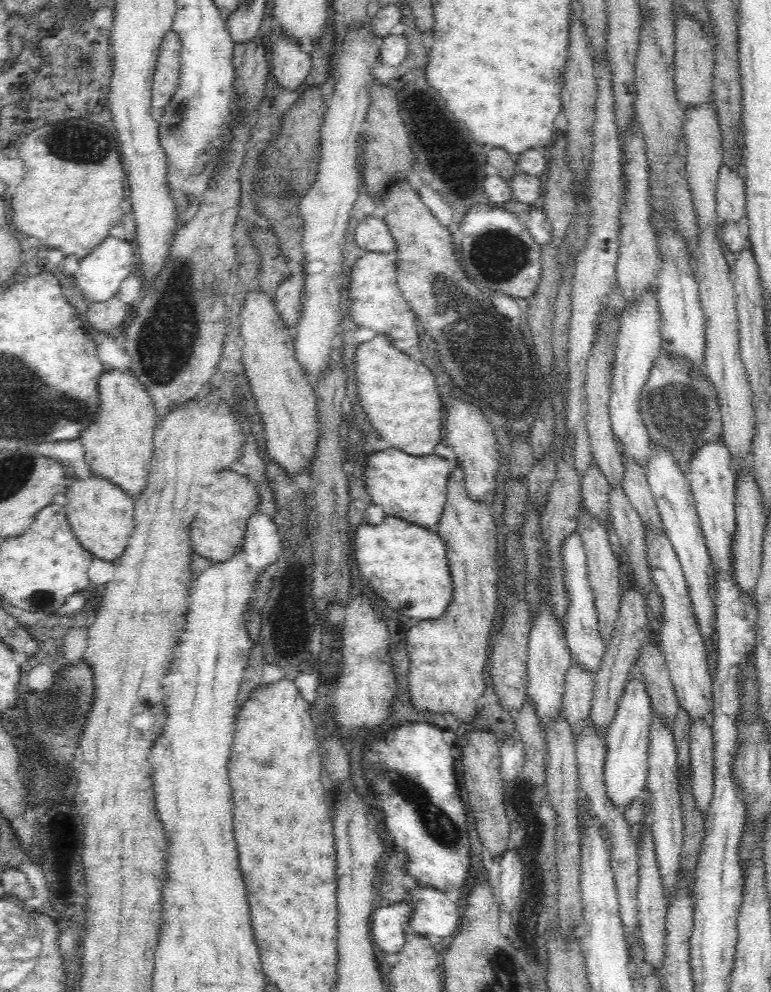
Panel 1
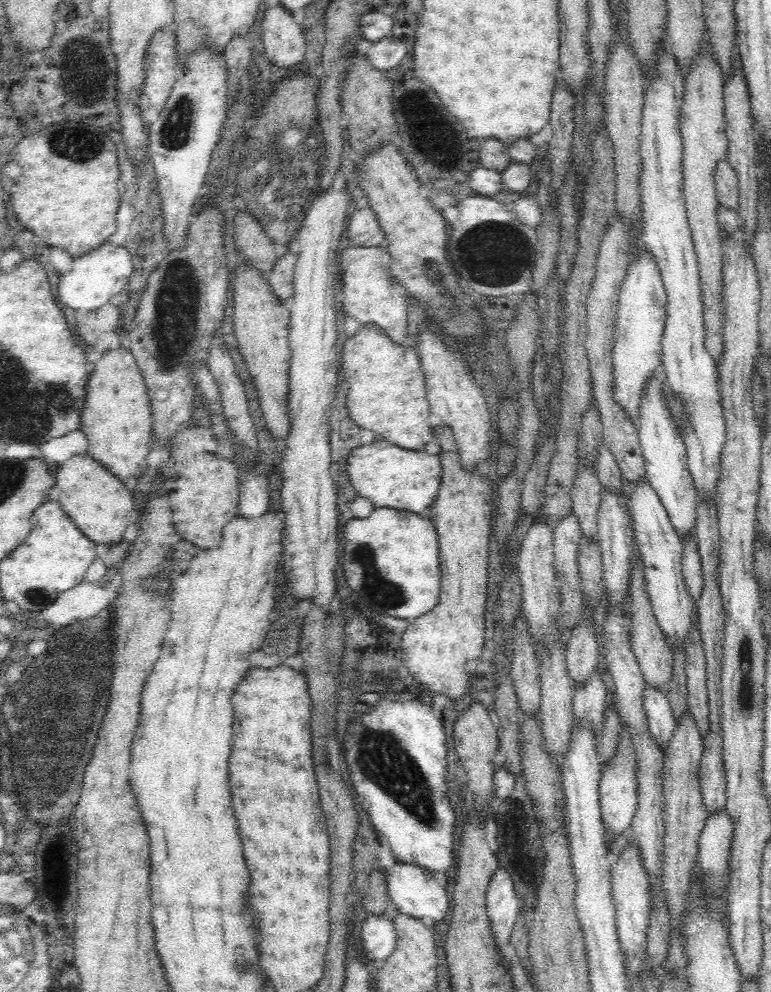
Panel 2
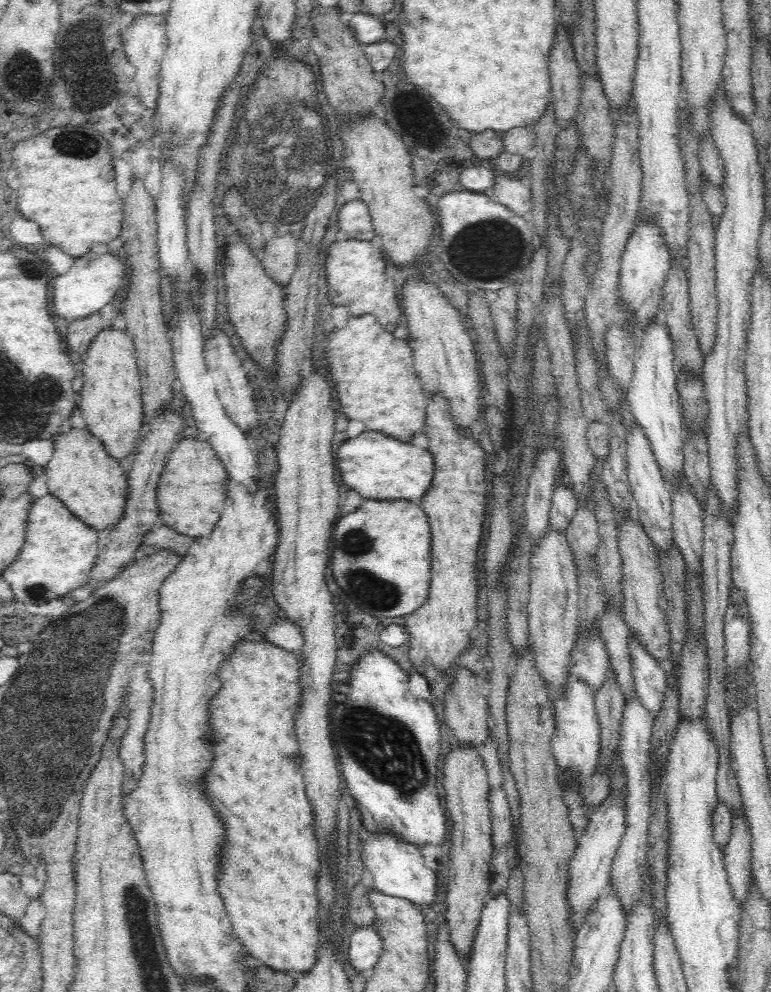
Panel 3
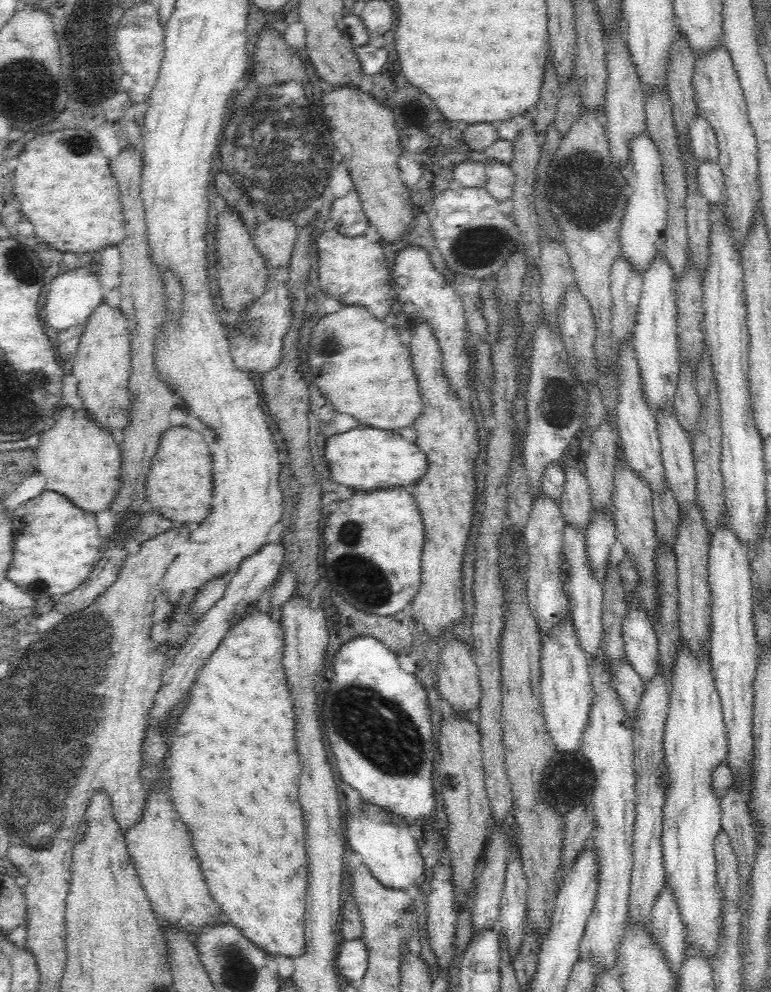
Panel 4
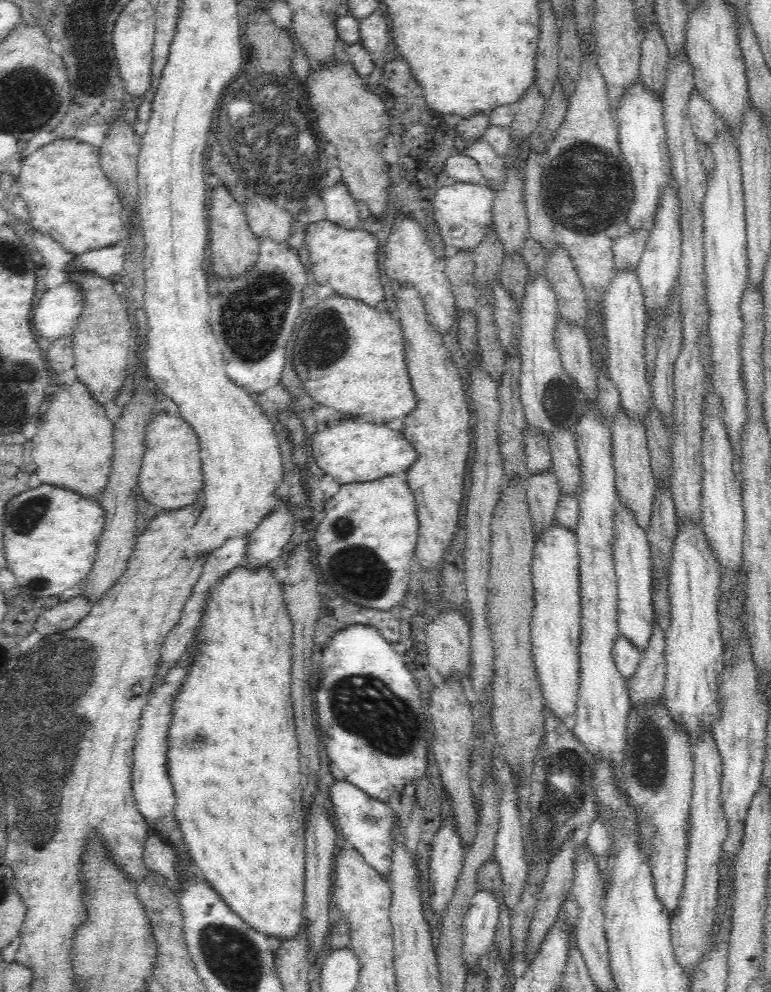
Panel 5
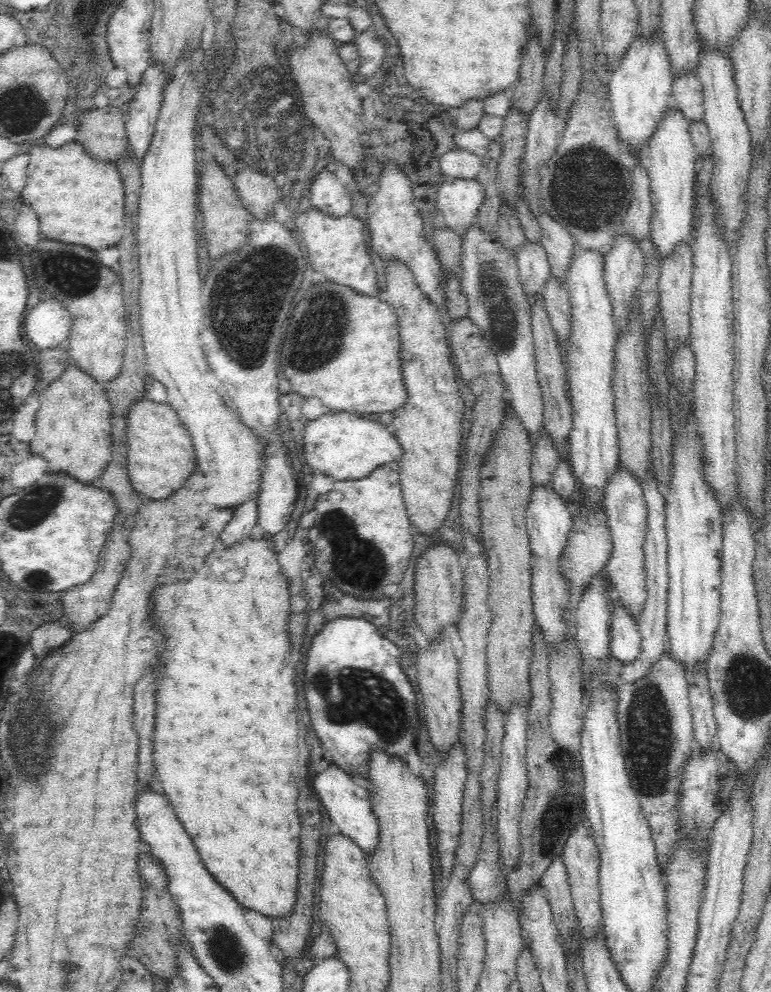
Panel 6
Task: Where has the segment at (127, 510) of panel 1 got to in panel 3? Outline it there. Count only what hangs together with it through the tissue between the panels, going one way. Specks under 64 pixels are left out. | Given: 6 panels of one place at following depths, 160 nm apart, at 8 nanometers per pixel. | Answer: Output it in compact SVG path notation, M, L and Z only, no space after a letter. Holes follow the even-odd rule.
M66 427L68 432L60 432L52 438L52 456L43 468L46 474L47 489L61 500L76 518L98 531L104 526L114 525L124 512L125 496L128 496L127 475L118 459L112 458L101 440L98 440L86 427Z

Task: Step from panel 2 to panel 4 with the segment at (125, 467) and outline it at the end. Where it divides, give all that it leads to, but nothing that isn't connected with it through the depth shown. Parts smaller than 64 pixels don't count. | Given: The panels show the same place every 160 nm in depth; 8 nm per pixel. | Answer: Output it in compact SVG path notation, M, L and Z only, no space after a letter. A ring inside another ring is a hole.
M103 300L94 308L84 324L76 356L72 360L72 374L77 380L77 389L82 404L98 424L110 431L126 426L130 418L128 382L131 366L131 330L128 319L119 306L111 307Z

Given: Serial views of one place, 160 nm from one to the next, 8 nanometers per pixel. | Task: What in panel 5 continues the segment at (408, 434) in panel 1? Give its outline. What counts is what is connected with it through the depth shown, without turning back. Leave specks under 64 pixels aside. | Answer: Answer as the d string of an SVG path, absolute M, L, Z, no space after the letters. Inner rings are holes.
M334 293L326 297L326 300L320 300L320 304L316 303L316 306L311 306L307 309L308 314L304 318L300 329L296 334L296 344L294 344L294 354L290 356L292 358L292 366L294 370L298 370L298 380L302 381L302 388L310 395L310 398L322 406L330 406L338 412L343 412L343 416L351 416L352 418L360 418L362 421L385 424L386 421L392 421L395 419L402 419L410 412L414 410L416 406L416 397L414 397L413 386L410 384L410 377L406 370L405 361L405 341L402 334L400 323L395 314L390 311L378 311L374 306L370 306L365 302L359 301L356 298L348 298L346 296L340 296Z

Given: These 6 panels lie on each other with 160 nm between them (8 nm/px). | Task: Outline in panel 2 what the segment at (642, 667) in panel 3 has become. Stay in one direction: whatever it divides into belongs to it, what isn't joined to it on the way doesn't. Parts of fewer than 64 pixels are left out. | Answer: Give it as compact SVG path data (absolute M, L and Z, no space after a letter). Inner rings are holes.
M645 682L642 702L652 738L659 747L666 746L670 742L676 721L669 698L664 691Z

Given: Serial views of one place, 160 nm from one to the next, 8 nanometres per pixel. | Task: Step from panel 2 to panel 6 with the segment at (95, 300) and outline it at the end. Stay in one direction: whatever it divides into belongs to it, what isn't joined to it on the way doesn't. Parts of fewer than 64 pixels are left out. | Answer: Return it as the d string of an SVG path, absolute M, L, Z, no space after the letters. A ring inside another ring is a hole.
M58 299L35 305L22 322L22 332L30 348L54 350L66 342L70 330L70 313Z

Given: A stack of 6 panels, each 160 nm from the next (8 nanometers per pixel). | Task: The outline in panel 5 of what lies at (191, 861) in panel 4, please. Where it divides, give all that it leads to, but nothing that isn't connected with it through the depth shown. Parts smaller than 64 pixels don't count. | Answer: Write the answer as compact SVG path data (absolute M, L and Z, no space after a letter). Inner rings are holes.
M150 830L143 852L145 870L161 874L166 878L167 885L174 891L178 890L178 886L180 886L176 856L178 856L178 851L174 849L174 845L170 845L164 837L160 837Z

